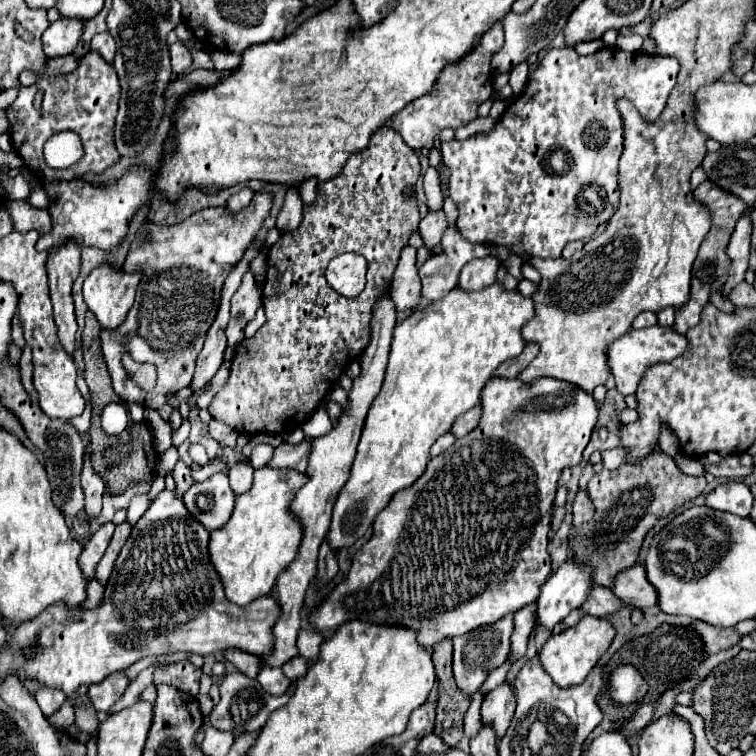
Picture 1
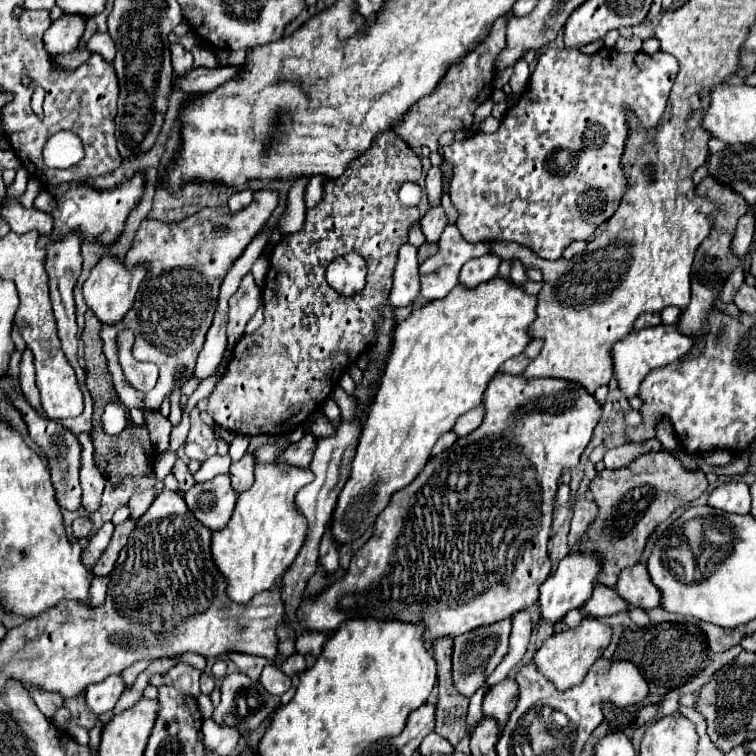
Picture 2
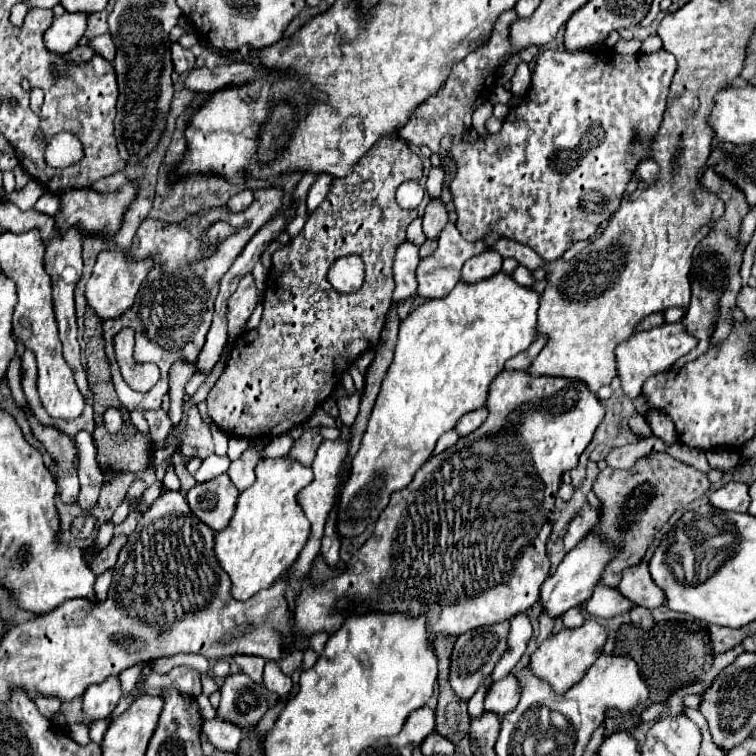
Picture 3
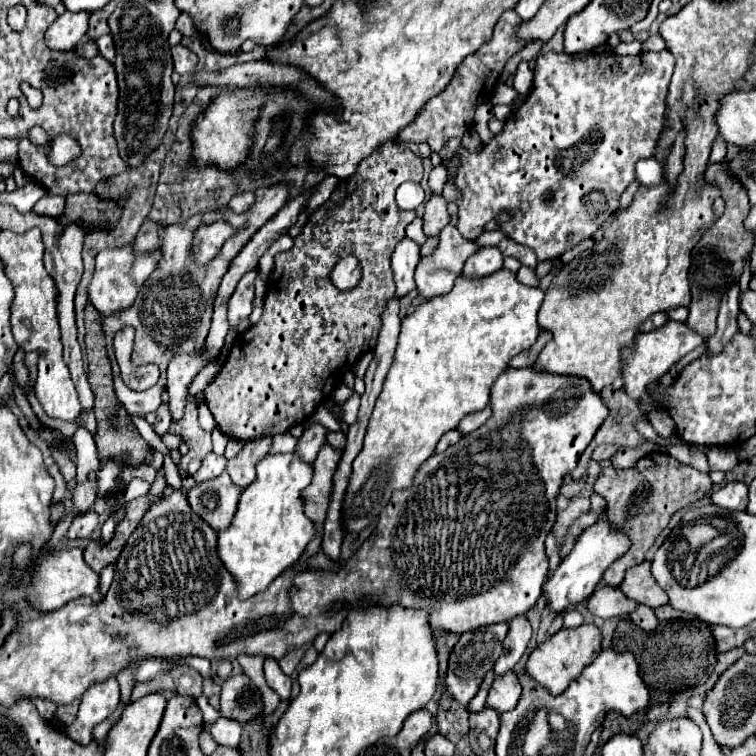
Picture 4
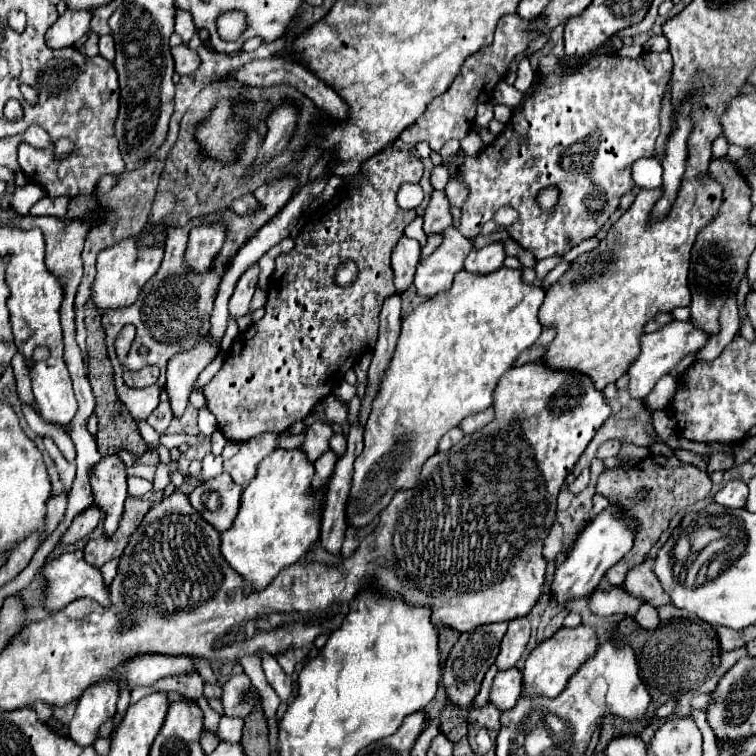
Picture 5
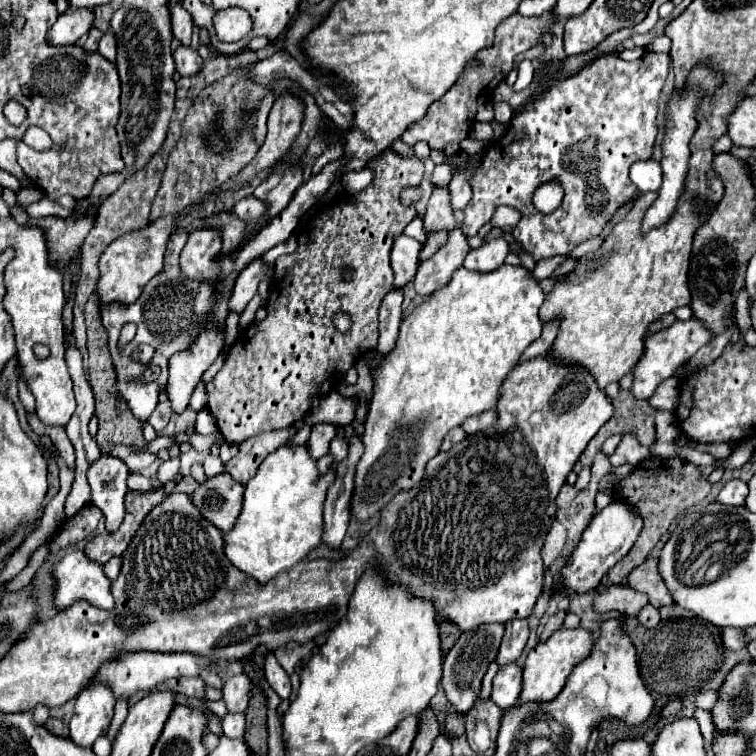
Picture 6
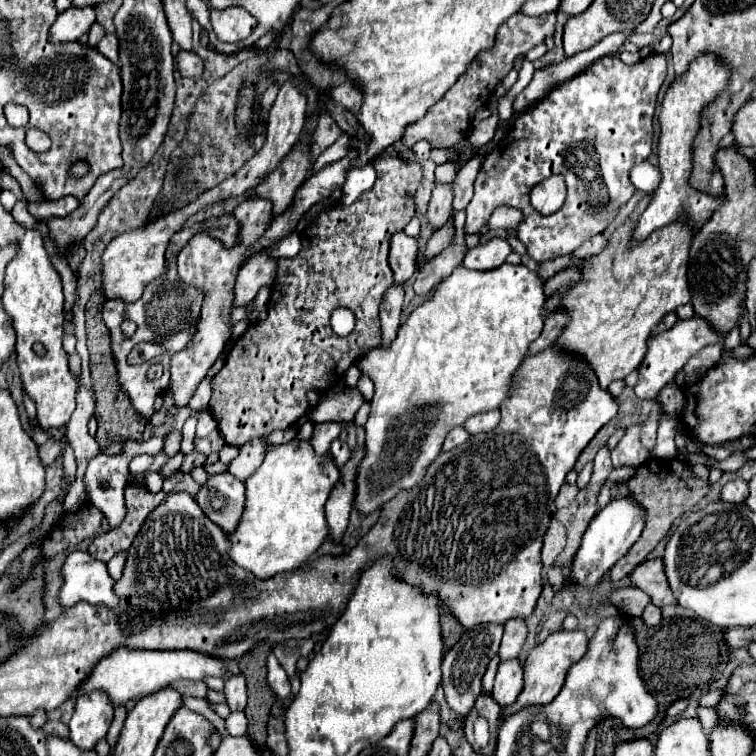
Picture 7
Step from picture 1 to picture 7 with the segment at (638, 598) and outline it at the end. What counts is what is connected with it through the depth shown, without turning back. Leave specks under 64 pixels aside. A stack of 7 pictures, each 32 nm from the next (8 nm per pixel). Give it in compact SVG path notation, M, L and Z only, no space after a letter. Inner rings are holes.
M648 558L644 564L640 564L632 576L632 586L644 590L650 598L652 604L662 608L666 604L676 604L676 598L670 592L670 586L664 578L664 570L662 570L662 560L660 558Z

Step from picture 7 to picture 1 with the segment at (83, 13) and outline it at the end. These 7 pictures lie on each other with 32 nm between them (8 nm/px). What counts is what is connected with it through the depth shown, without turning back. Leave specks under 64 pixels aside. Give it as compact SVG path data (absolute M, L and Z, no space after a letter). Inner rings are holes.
M60 18L54 24L50 24L42 34L44 54L48 58L72 54L82 36L82 26L84 24L80 24L80 20L68 20L68 18Z

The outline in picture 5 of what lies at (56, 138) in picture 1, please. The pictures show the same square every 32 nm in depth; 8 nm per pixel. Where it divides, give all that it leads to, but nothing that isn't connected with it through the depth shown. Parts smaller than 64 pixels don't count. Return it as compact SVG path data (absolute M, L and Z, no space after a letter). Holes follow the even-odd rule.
M64 138L64 140L60 140L60 142L54 142L54 156L56 158L64 158L64 156L70 156L74 152L74 148L72 148L72 140L68 140L68 138Z

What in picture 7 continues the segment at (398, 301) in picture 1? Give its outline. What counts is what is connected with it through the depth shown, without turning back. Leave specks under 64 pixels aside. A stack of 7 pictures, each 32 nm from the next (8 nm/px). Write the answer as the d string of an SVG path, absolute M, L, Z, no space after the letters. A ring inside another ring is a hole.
M404 232L392 236L390 242L390 268L394 272L394 284L404 284L416 272L418 242Z

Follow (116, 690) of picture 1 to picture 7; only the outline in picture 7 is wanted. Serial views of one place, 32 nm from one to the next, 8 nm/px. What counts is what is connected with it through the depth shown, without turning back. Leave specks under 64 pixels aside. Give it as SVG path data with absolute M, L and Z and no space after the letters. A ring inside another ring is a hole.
M88 692L78 696L76 710L70 720L70 740L82 748L92 750L100 738L106 736L114 716L112 704L104 692Z

